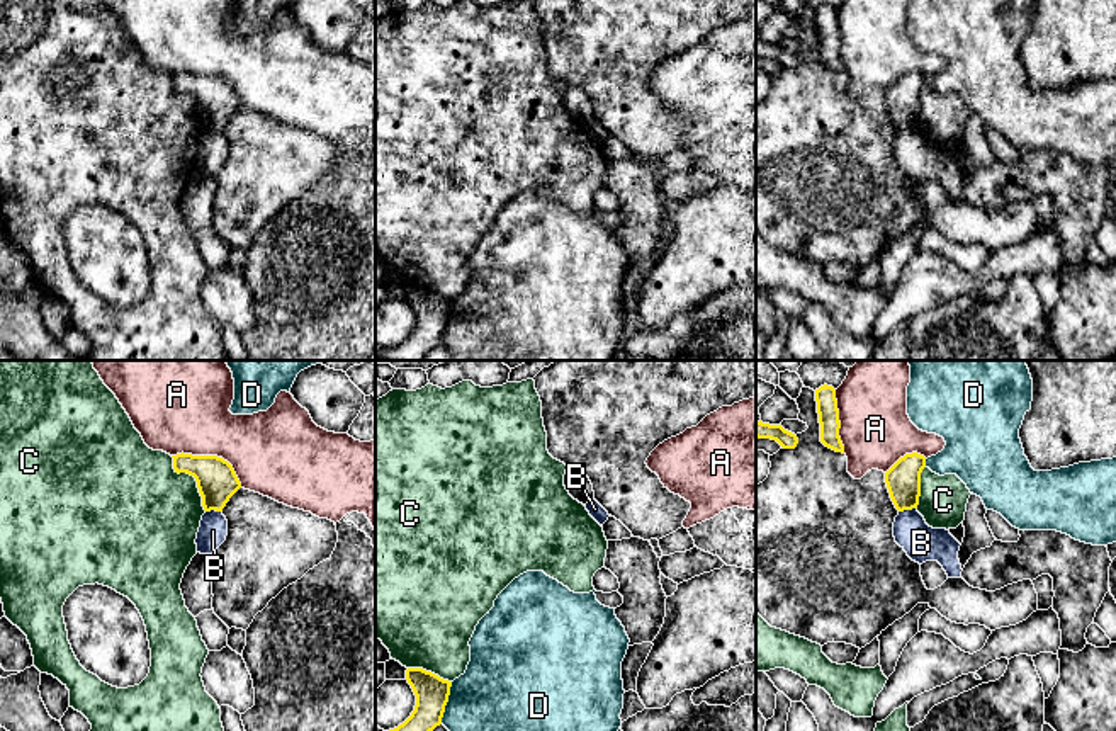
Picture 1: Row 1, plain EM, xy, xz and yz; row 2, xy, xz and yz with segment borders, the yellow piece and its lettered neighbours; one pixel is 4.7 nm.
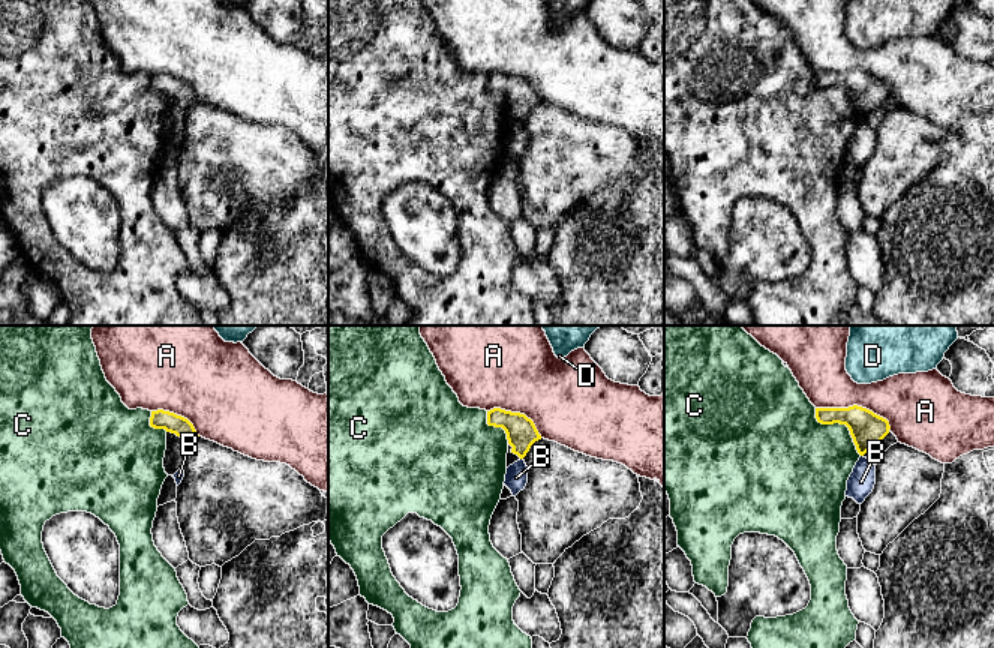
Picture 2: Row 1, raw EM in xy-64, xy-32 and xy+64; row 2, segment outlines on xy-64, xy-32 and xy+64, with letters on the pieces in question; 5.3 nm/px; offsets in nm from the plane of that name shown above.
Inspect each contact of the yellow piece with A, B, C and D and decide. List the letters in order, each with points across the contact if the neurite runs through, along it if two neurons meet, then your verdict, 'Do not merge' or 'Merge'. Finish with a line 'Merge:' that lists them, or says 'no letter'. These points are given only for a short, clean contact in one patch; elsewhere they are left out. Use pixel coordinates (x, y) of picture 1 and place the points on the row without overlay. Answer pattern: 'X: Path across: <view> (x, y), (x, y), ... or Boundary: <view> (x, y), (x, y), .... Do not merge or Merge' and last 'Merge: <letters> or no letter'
A: Do not merge
B: Boundary: yz (916, 126), (899, 131). Do not merge
C: Do not merge
D: Do not merge
Merge: no letter

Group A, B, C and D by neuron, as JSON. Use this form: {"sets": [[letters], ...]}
{"sets": [["A"], ["B"], ["C"], ["D"]]}

